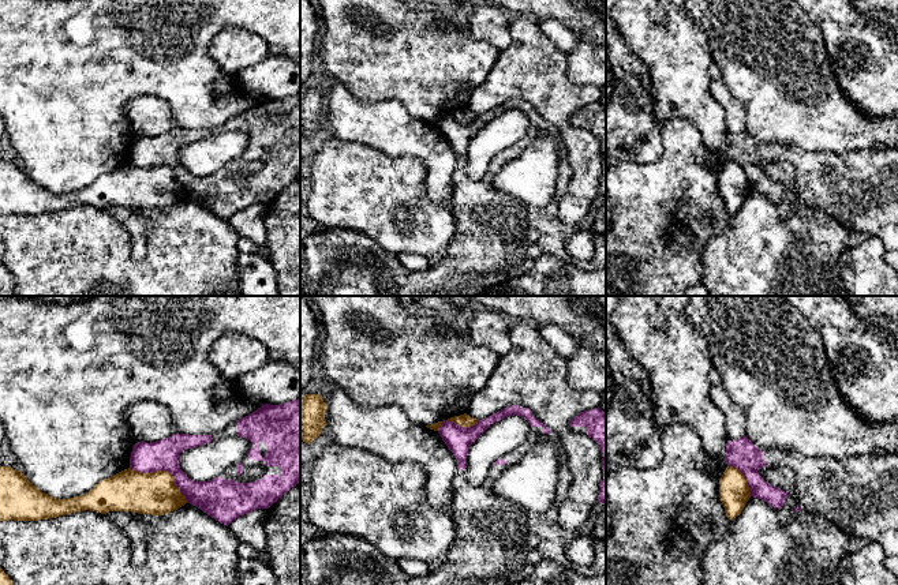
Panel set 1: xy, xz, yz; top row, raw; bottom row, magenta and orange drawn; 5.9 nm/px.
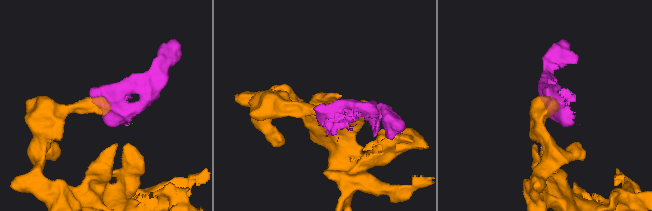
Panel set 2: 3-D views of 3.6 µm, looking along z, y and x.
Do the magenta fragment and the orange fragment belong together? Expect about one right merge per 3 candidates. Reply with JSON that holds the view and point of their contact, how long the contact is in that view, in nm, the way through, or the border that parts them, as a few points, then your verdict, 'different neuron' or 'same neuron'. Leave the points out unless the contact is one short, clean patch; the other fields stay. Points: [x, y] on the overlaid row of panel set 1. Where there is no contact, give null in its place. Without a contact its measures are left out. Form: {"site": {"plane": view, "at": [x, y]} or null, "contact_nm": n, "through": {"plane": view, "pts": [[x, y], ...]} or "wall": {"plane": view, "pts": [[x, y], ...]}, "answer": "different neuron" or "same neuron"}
{"site": {"plane": "xy", "at": [164, 469]}, "contact_nm": 400, "wall": {"plane": "xy", "pts": [[130, 467], [142, 472], [167, 471], [187, 502]]}, "answer": "different neuron"}

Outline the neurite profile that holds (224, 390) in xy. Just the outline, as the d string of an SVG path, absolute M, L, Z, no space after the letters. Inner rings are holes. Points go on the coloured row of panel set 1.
M222 379L216 387L214 387L214 395L218 401L229 401L235 397L235 389L232 380Z

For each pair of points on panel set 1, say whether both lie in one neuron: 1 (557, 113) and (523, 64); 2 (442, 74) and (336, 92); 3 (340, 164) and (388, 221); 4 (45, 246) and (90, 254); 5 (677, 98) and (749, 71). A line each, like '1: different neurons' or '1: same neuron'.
1: same neuron
2: different neurons
3: same neuron
4: same neuron
5: different neurons

